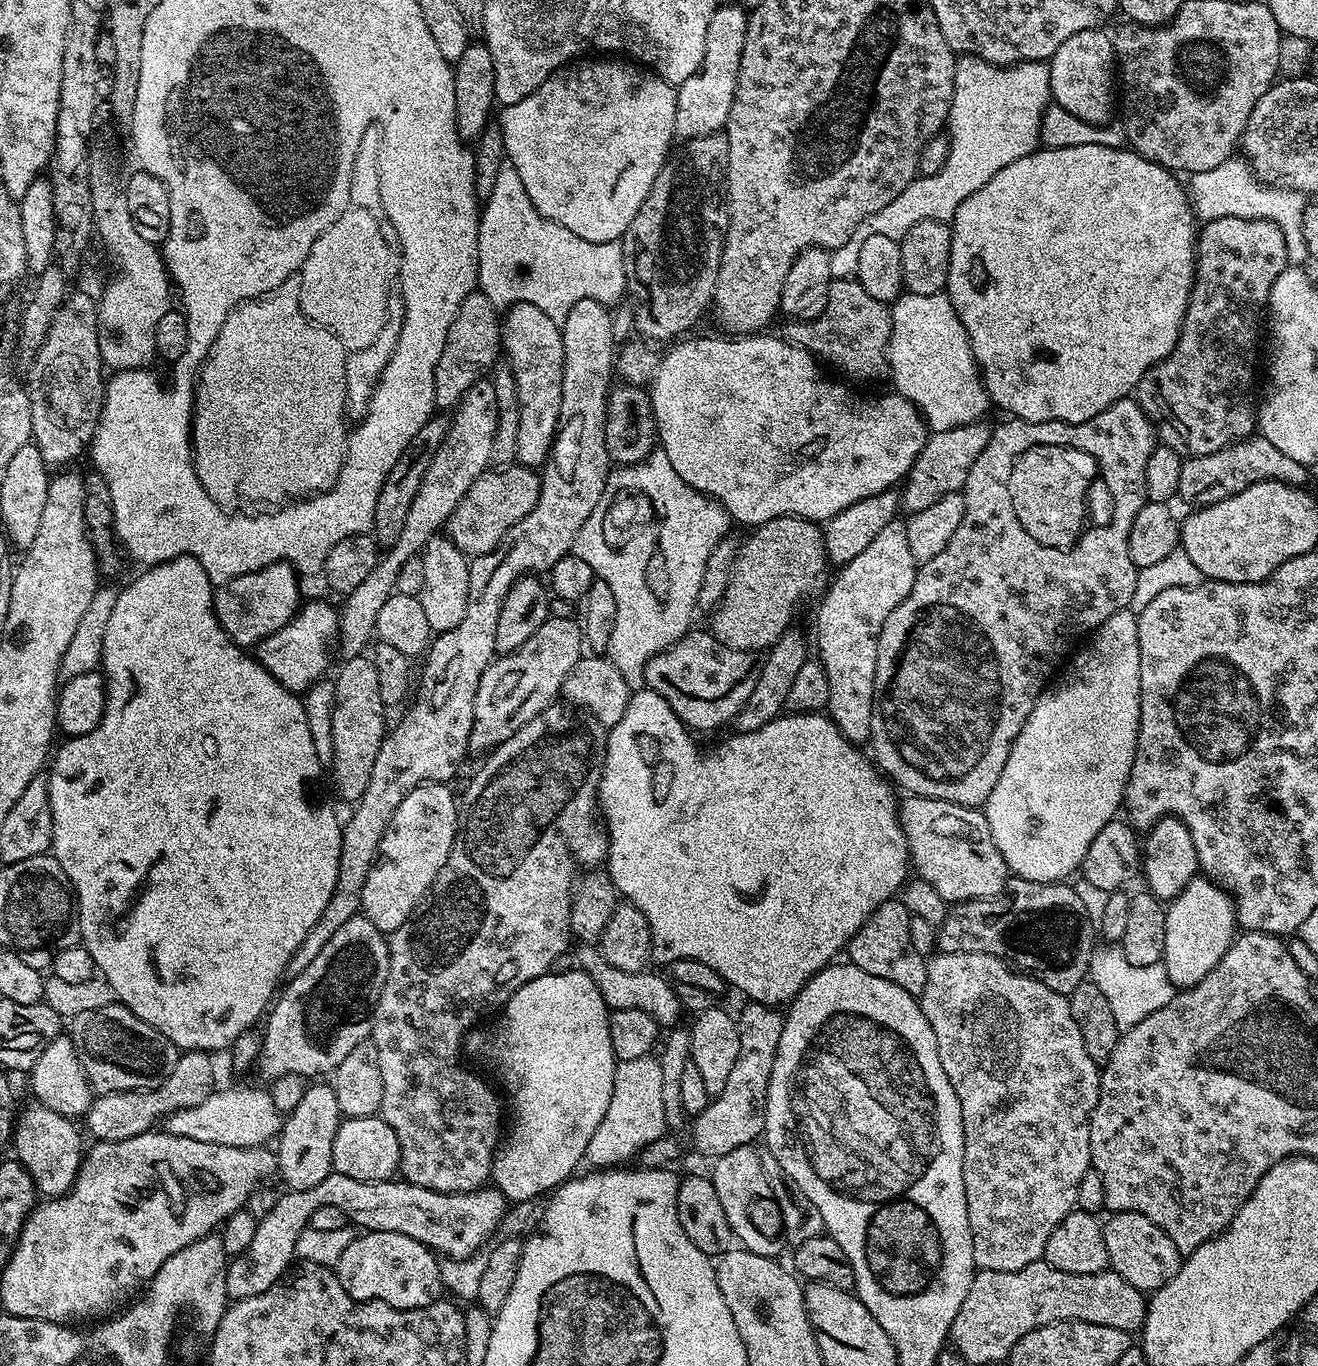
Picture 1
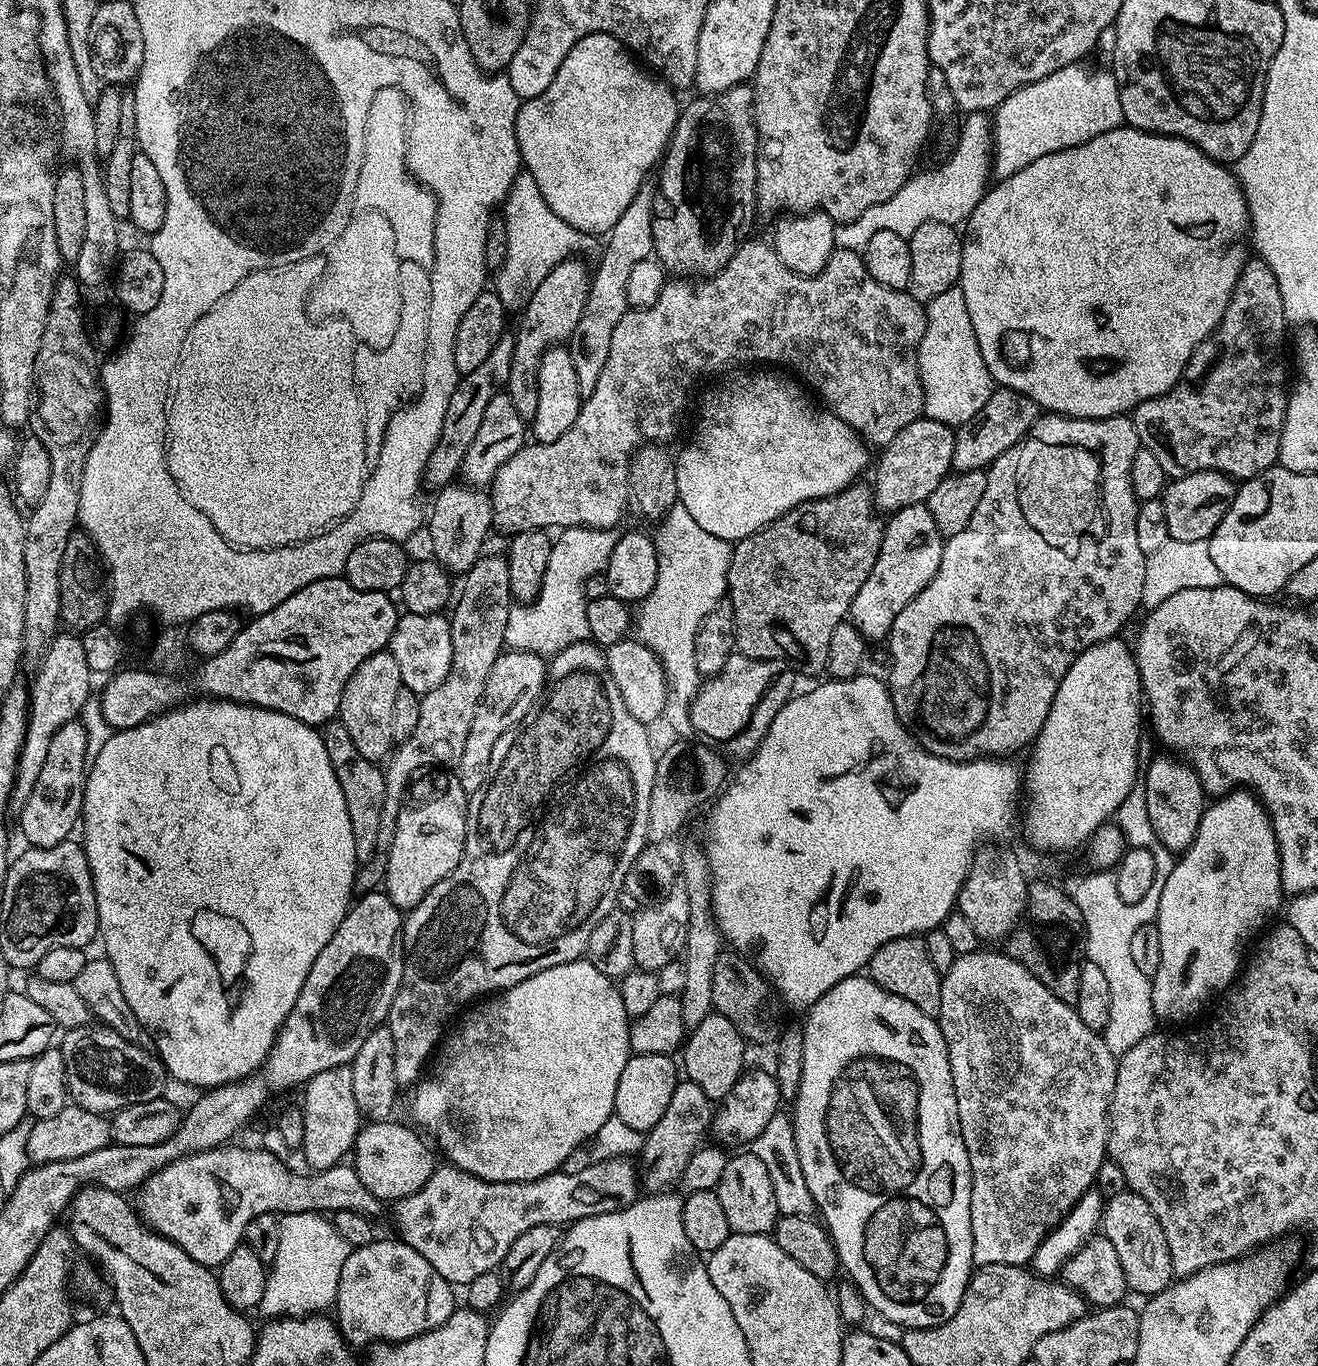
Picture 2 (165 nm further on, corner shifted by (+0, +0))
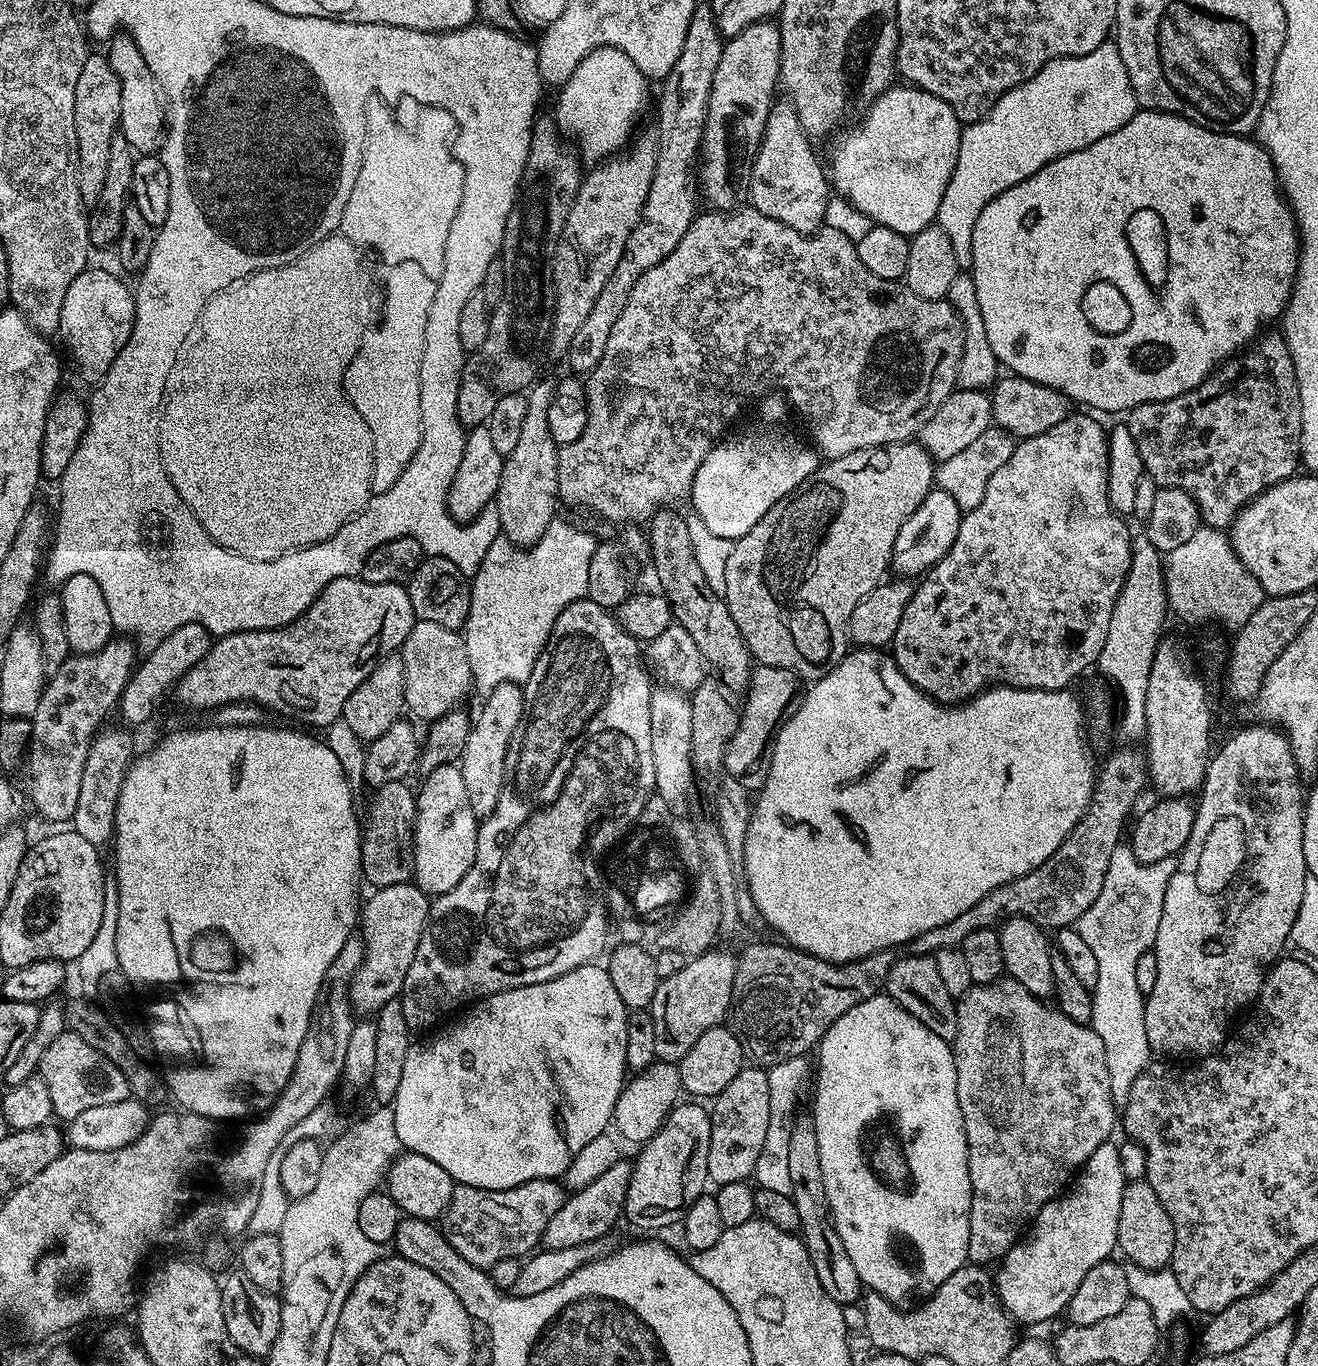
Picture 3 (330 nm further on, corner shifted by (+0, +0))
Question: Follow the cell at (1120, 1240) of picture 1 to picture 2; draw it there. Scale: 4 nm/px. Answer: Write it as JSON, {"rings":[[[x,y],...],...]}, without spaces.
{"rings":[[[1130,1191],[1107,1197],[1104,1201],[1102,1234],[1118,1253],[1126,1282],[1133,1293],[1137,1292],[1141,1298],[1156,1296],[1173,1283],[1170,1246],[1166,1246],[1166,1234],[1162,1234],[1162,1226],[1158,1218],[1154,1218],[1154,1210],[1150,1210],[1146,1198]]]}

